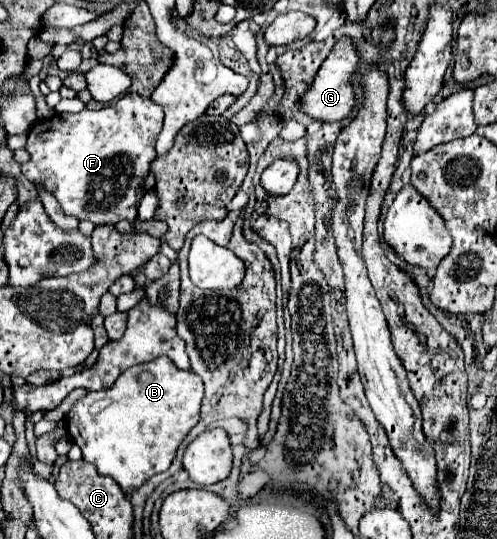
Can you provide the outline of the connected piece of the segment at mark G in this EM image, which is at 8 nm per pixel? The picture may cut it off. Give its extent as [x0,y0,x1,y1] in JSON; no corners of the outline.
[299,39,357,121]

